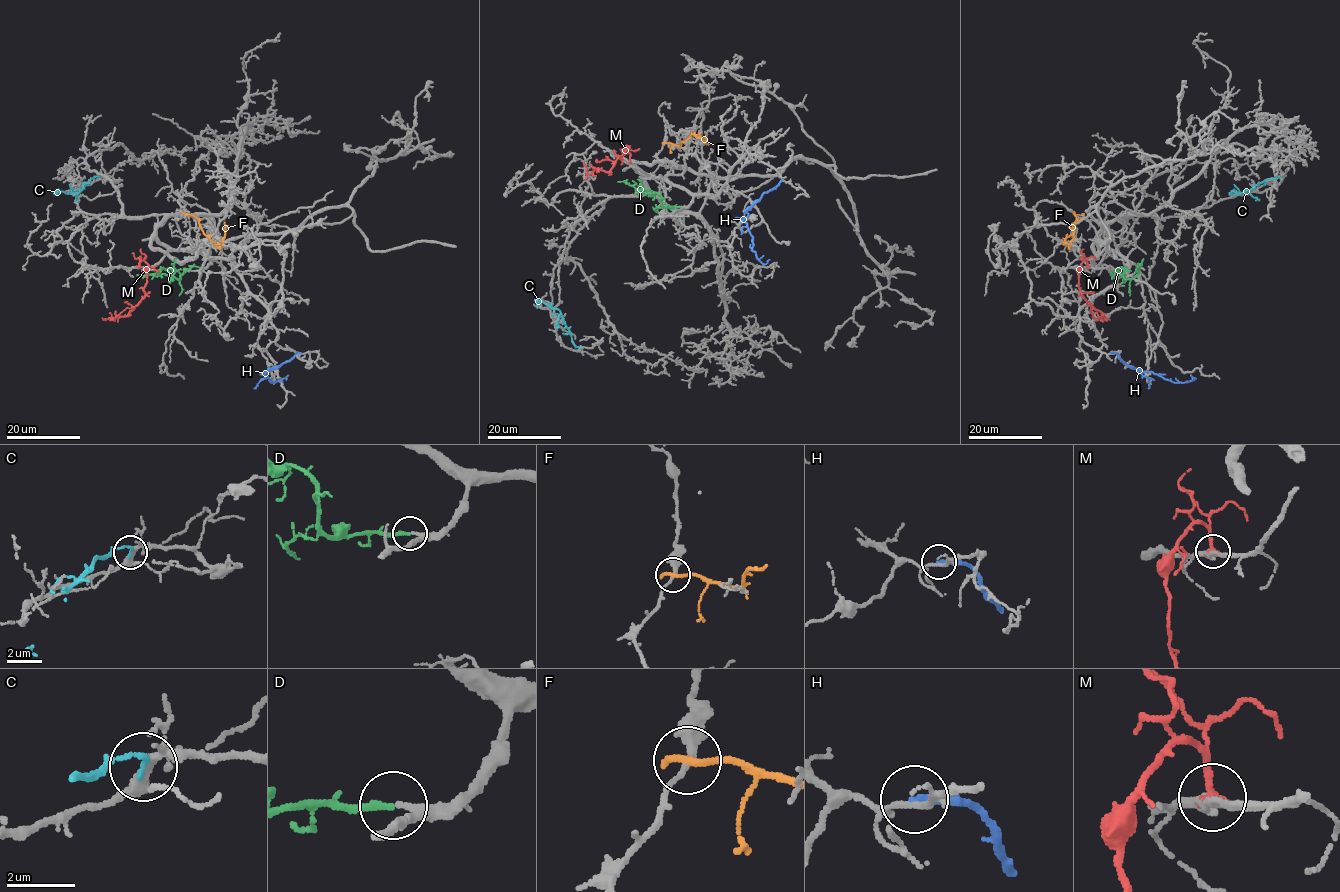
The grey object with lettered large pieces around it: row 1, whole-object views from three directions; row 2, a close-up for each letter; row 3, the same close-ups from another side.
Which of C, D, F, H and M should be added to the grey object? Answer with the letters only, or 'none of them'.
D, M

